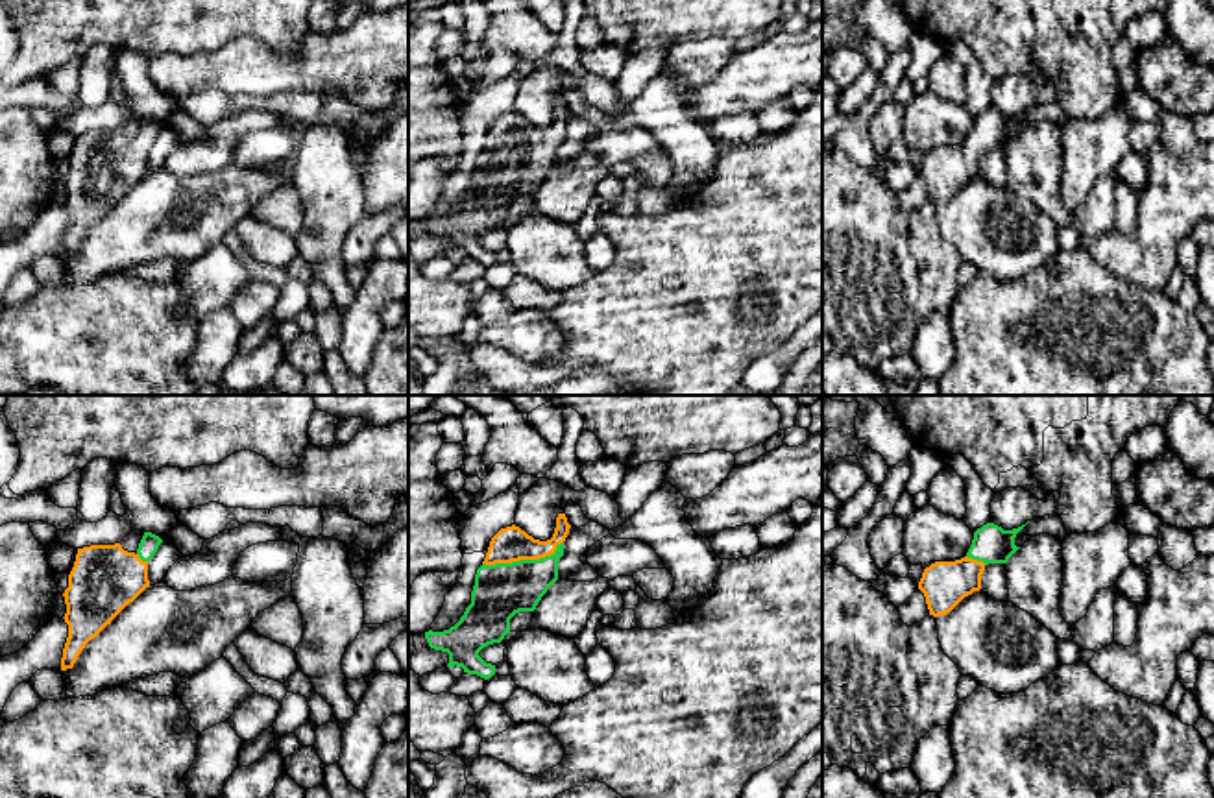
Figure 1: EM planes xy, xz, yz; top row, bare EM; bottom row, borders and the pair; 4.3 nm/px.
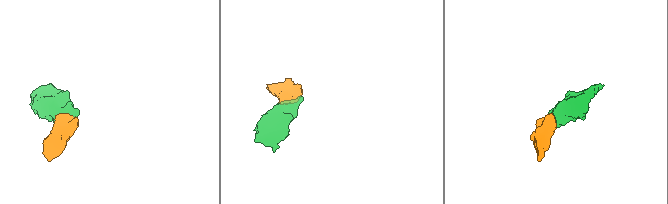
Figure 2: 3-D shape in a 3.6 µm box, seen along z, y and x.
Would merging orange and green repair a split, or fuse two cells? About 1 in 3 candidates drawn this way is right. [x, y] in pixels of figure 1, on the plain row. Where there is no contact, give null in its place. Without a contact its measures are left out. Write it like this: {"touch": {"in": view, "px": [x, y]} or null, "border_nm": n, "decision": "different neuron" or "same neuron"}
{"touch": {"in": "xz", "px": [522, 145]}, "border_nm": 360, "decision": "same neuron"}

